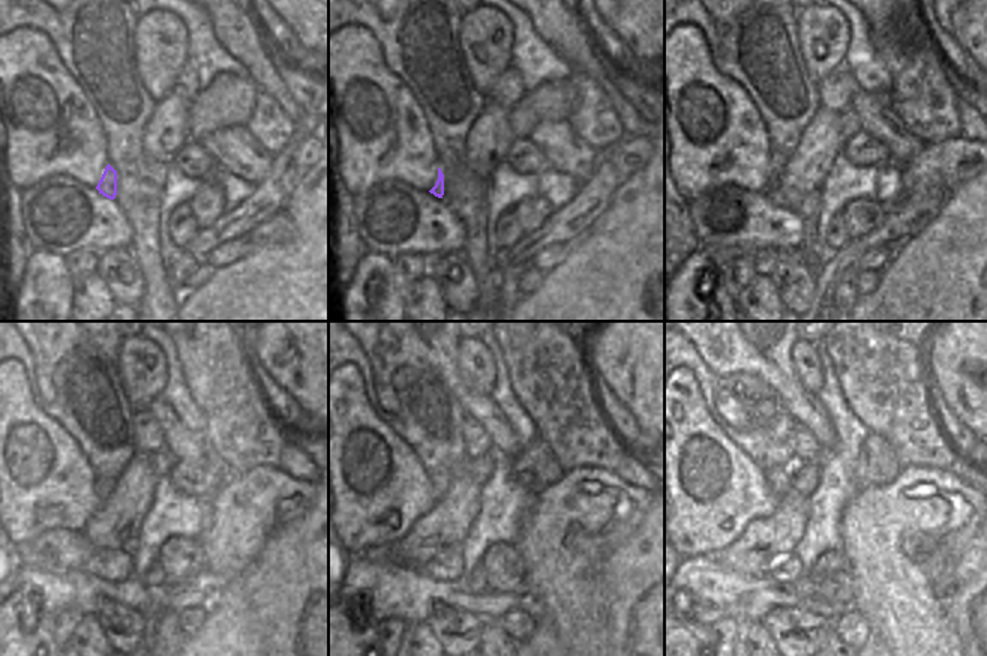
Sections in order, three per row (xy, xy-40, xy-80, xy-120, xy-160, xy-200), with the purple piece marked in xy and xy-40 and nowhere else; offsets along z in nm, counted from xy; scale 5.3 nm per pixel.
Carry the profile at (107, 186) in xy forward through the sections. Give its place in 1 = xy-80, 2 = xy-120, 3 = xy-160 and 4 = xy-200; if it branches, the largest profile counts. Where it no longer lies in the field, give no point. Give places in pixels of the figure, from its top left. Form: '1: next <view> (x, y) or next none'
1: next xy-80 (777, 158)
2: next xy-120 (104, 487)
3: next xy-160 (440, 478)
4: next xy-200 (779, 479)

